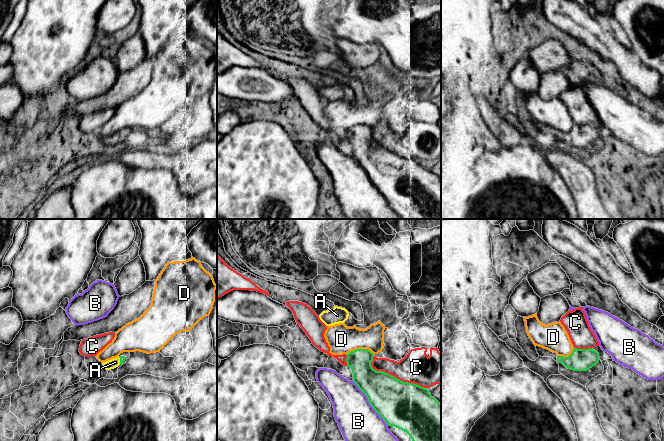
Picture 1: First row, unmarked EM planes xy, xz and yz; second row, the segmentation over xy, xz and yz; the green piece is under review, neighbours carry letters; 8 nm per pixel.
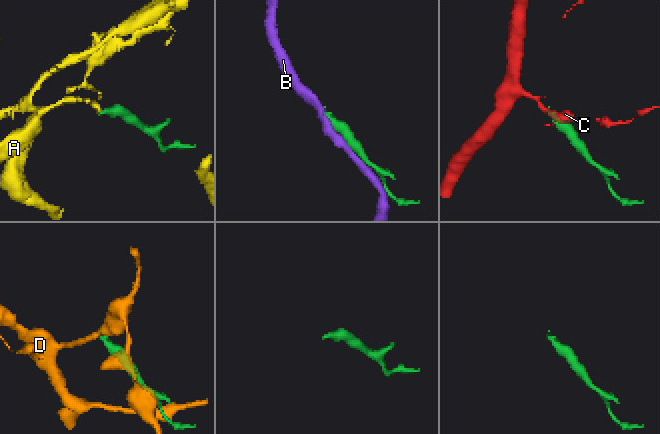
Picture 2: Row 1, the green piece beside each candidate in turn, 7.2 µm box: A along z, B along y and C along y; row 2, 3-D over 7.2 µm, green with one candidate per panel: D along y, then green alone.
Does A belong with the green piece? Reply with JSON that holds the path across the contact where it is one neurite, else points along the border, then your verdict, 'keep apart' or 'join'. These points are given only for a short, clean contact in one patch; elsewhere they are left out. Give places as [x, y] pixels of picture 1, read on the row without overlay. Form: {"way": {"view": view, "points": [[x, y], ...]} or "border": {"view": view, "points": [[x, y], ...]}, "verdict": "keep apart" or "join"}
{"way": {"view": "xy", "points": [[122, 134], [120, 137], [115, 138]]}, "verdict": "join"}

